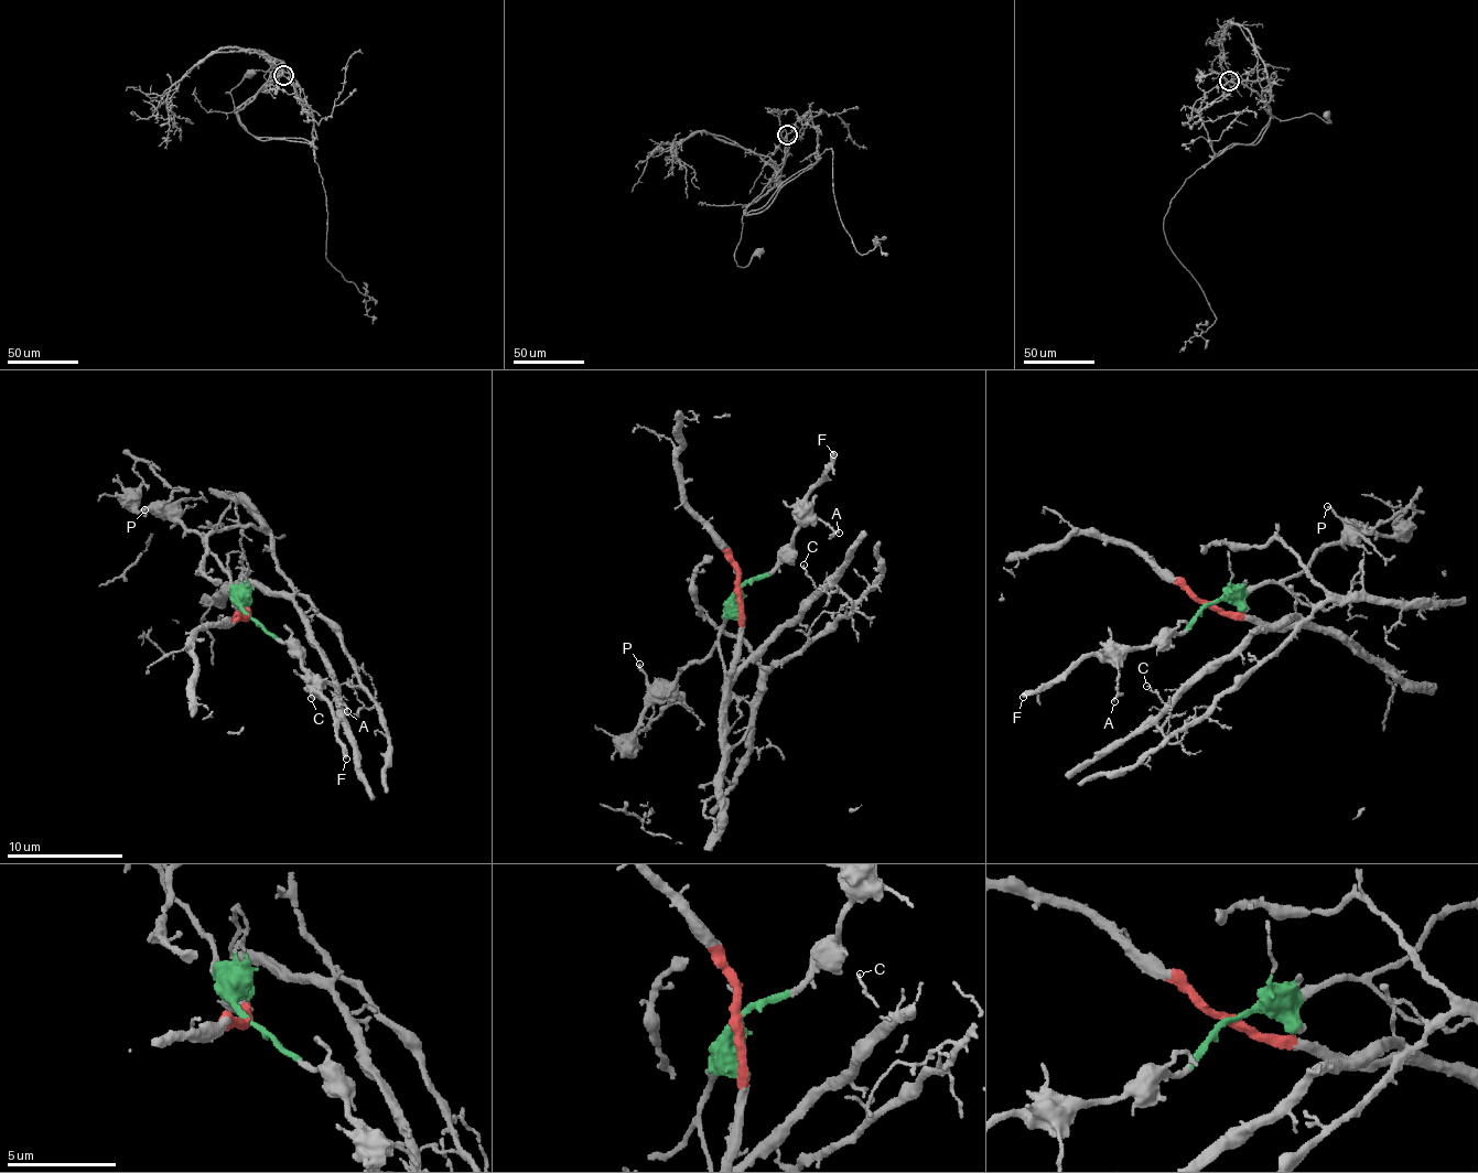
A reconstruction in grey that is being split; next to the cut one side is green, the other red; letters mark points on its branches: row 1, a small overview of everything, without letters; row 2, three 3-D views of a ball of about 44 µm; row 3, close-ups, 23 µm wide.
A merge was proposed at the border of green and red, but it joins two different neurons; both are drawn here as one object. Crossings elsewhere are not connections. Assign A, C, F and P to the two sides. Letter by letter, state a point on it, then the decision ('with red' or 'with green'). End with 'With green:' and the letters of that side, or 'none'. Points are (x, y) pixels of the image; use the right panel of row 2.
A: (1114, 701) | with green
C: (1146, 686) | with red
F: (1023, 697) | with green
P: (1327, 506) | with green
With green: A, F, P

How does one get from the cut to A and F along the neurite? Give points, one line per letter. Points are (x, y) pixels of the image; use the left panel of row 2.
A: (246, 614), (288, 646), (304, 669), (327, 684), (348, 711)
F: (246, 614), (288, 646), (289, 653), (300, 660), (306, 673), (308, 687), (332, 713), (345, 757)

